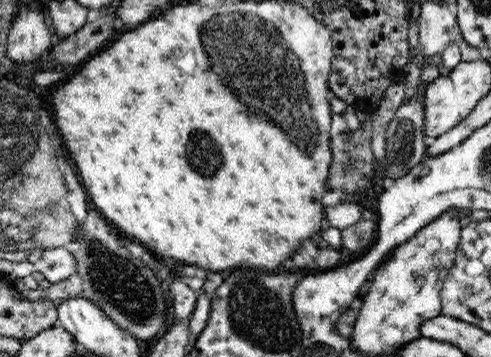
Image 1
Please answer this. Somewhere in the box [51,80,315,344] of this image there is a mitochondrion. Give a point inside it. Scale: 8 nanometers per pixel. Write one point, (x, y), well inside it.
(126, 287)

